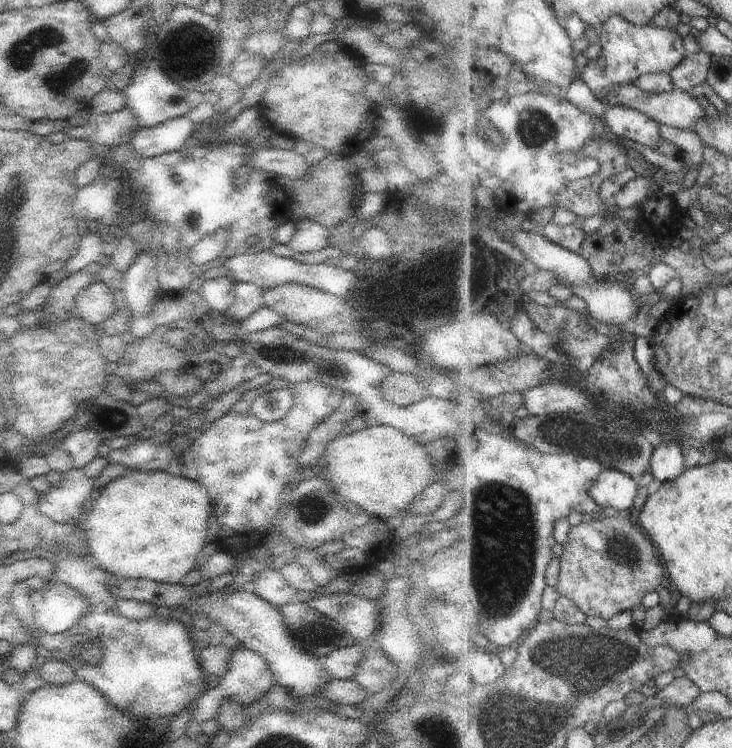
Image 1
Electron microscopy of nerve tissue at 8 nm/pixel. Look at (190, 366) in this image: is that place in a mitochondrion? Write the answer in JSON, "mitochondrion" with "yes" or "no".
{"mitochondrion":"no"}

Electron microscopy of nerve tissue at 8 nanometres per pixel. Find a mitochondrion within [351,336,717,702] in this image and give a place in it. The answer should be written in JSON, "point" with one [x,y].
{"point":[505,565]}

